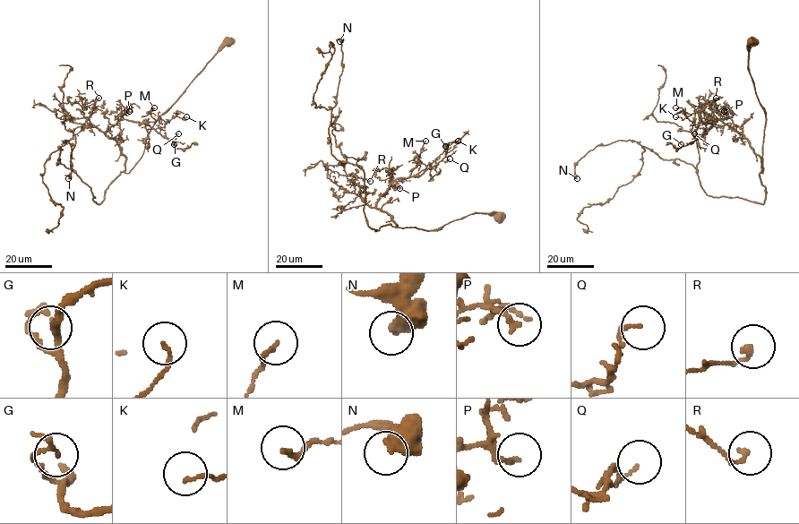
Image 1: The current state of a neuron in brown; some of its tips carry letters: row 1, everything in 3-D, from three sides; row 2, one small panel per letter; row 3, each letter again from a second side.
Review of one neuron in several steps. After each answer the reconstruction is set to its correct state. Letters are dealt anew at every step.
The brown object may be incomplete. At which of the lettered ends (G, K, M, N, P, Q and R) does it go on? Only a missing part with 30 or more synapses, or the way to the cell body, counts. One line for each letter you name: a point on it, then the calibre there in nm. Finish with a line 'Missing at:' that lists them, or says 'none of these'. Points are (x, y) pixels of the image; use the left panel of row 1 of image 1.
Missing at: none of these

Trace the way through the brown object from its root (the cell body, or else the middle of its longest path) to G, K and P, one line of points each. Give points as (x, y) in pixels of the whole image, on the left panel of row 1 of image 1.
G: (227, 41), (158, 118), (141, 157), (128, 173), (121, 149), (106, 133), (125, 119), (148, 124), (174, 144)
K: (227, 41), (158, 118), (128, 173), (121, 149), (106, 133), (119, 120), (155, 129), (186, 116)
P: (227, 41), (158, 118), (147, 138), (141, 157), (126, 173), (125, 157), (106, 133), (124, 110), (129, 111)

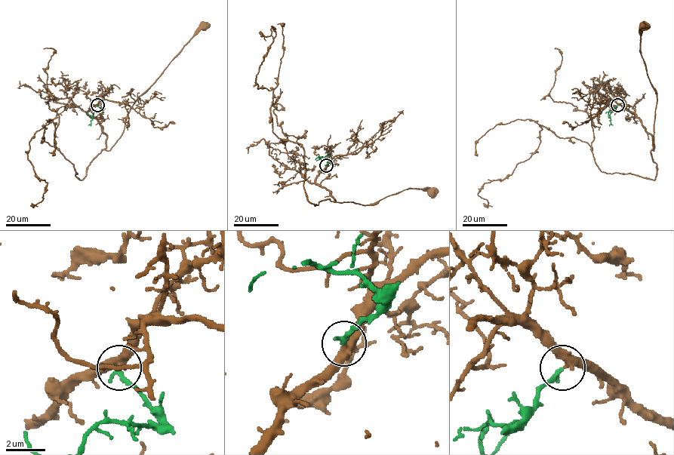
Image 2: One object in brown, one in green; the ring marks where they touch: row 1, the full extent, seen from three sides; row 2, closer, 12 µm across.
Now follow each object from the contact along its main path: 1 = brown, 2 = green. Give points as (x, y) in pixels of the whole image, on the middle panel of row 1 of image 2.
1: (326, 165), (315, 182), (330, 192), (334, 201), (370, 205), (409, 189), (427, 189), (432, 192)
2: (326, 165), (329, 162), (327, 158), (321, 156), (316, 161)

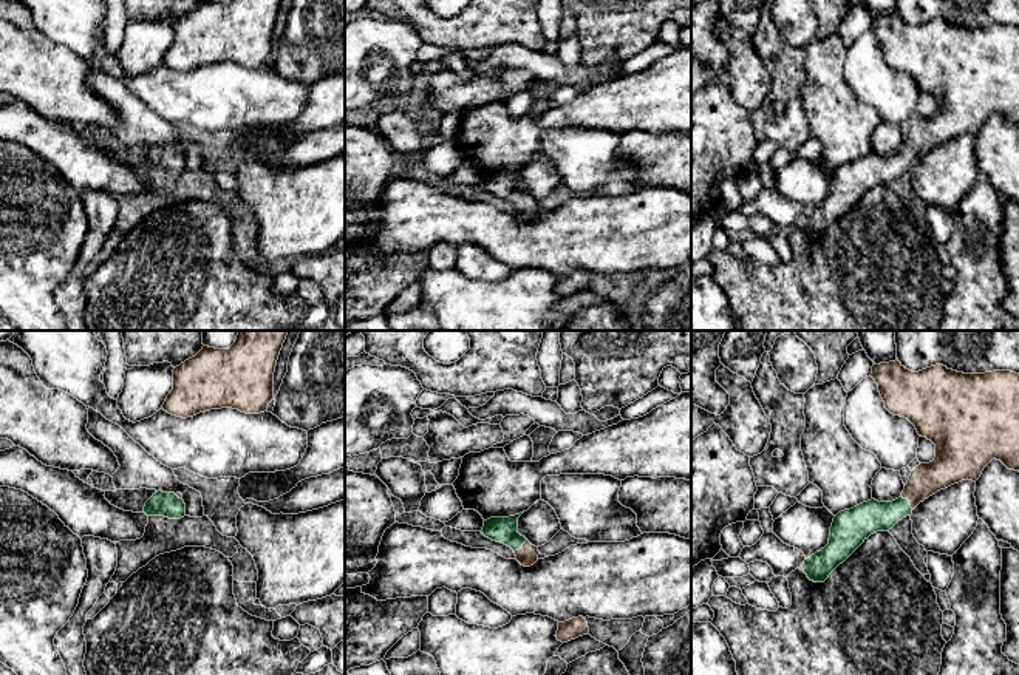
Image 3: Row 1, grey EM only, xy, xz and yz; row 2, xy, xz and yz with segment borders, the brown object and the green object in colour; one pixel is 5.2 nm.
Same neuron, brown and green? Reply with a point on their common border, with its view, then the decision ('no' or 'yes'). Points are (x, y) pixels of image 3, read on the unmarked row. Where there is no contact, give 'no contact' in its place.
contact yz (908, 153); yes

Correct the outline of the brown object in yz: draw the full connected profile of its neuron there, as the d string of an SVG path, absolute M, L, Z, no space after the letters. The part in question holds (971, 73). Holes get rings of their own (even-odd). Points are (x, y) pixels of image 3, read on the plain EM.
M895 14L874 17L871 31L878 39L884 62L908 73L918 90L931 94L936 99L936 111L914 122L898 153L871 153L833 171L829 198L801 219L813 236L824 236L871 188L889 185L929 150L966 133L976 136L993 113L1000 114L1008 124L1019 125L1019 28L963 28L943 19L912 26Z

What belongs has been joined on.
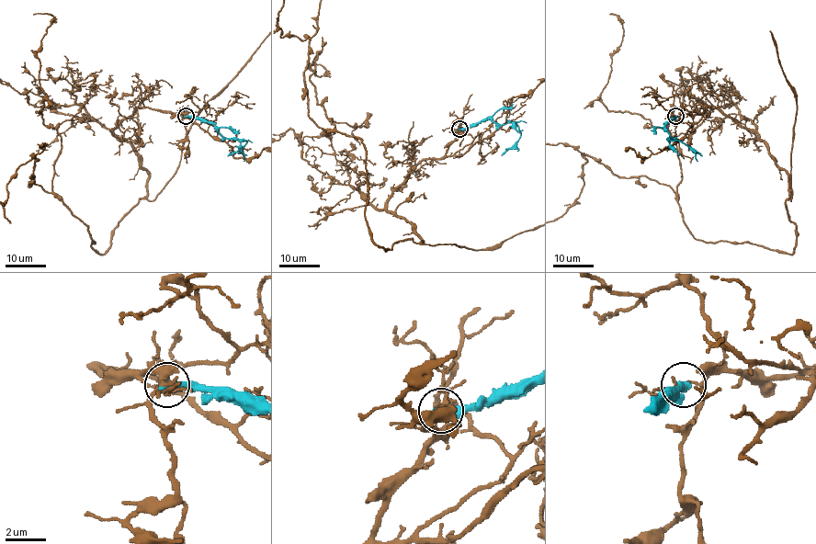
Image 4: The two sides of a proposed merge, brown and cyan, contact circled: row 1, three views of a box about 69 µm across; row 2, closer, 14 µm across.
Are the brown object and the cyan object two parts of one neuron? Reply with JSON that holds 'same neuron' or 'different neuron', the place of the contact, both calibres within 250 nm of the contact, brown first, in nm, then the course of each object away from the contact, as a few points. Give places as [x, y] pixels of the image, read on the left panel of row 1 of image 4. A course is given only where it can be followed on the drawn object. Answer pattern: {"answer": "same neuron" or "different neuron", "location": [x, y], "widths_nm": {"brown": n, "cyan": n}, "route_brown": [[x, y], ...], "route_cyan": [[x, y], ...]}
{"answer": "different neuron", "location": [186, 116], "widths_nm": {"brown": 130, "cyan": 400}, "route_brown": [[186, 117], [139, 107], [113, 130], [148, 175], [150, 201], [178, 166], [199, 110]], "route_cyan": [[186, 117], [203, 118], [224, 137], [246, 141], [227, 156]]}

